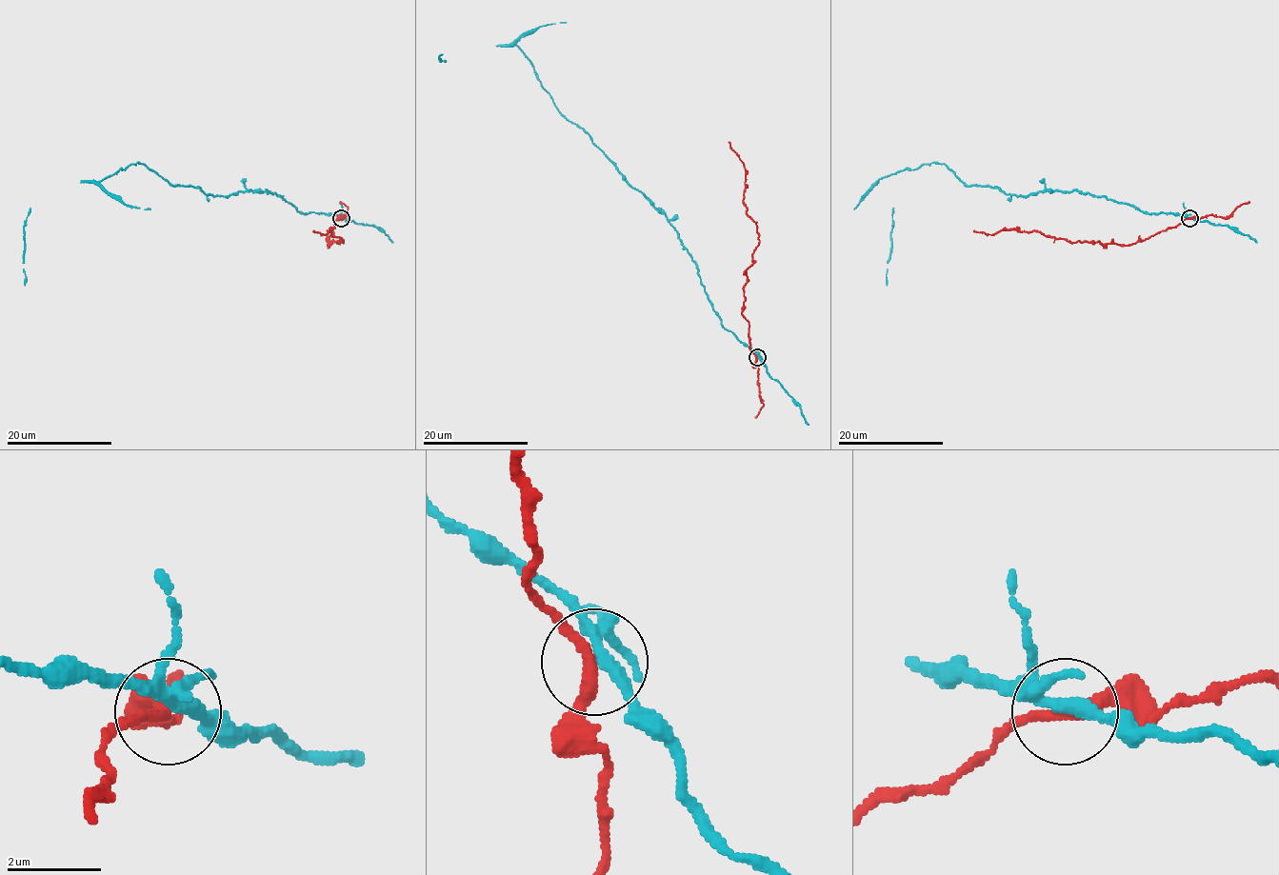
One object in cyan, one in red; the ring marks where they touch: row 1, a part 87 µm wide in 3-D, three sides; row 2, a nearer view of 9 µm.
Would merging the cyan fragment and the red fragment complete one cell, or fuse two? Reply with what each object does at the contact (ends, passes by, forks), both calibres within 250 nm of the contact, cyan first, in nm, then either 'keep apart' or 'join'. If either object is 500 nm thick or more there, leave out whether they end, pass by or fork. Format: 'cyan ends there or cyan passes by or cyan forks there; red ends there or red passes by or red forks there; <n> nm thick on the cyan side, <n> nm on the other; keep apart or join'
cyan forks there; red passes by; 240 nm thick on the cyan side, 260 nm on the other; keep apart

